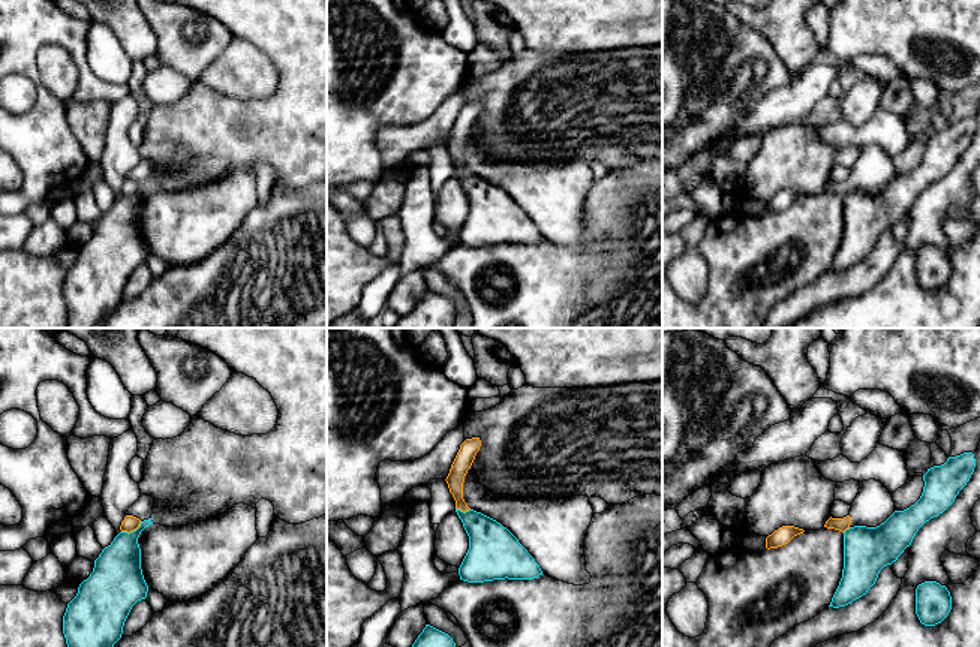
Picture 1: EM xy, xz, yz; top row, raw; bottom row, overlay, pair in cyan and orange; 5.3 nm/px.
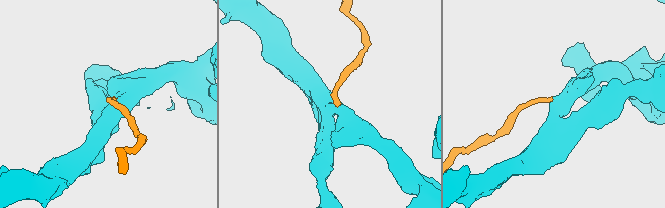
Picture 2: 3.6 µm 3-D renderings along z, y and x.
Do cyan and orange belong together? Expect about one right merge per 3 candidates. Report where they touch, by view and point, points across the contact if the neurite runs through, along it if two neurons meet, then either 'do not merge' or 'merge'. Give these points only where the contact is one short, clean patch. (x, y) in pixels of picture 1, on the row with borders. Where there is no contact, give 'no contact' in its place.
xy (134, 530) | along xy (141, 521), (135, 529), (122, 532) | do not merge

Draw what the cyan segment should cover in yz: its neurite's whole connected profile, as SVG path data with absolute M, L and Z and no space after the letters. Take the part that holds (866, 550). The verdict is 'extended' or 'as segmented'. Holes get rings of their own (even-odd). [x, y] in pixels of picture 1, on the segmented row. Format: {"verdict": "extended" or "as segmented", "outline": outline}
{"verdict": "as segmented", "outline": "M973 452L949 457L941 466L928 469L923 475L925 487L920 499L904 511L895 511L877 527L854 526L844 532L844 569L839 586L829 607L839 608L862 598L875 584L880 571L898 560L907 547L911 545L919 529L934 517L943 514L967 485L976 467Z"}

